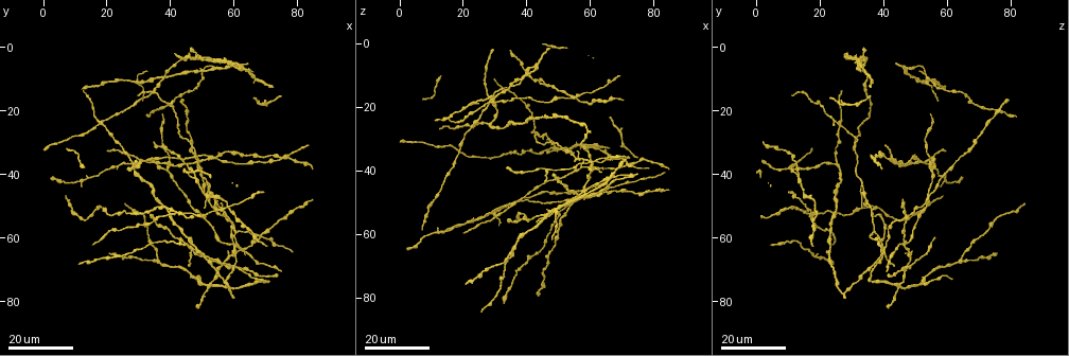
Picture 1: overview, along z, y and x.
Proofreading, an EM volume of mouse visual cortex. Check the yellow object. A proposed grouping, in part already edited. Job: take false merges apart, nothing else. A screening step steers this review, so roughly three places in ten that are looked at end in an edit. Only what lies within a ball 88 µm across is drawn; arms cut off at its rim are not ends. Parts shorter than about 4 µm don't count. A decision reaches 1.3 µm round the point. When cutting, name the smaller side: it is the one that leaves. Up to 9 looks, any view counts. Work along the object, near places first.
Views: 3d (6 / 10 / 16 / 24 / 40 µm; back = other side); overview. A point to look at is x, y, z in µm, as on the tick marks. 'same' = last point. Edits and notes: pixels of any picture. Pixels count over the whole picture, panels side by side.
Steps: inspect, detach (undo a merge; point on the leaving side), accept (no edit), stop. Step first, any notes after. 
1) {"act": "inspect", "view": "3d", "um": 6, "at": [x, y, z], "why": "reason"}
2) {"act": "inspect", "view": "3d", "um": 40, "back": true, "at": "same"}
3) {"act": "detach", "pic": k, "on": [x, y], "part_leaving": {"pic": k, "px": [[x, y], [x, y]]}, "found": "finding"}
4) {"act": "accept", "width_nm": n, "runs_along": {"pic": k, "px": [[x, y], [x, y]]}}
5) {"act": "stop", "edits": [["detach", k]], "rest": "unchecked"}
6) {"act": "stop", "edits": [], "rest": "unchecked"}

{"act": "inspect", "view": "3d", "um": 16, "at": [22, 37, 56], "why": "two arms in line, one across"}

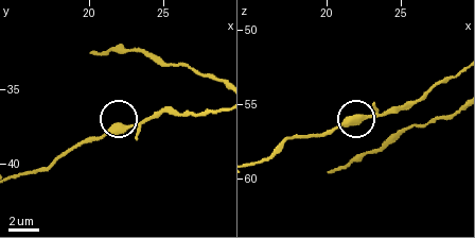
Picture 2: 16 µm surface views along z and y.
{"act": "inspect", "view": "3d", "um": 6, "at": [22.8, 37.4, 55.8]}

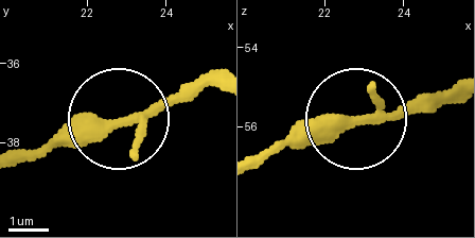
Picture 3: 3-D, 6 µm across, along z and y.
{"act": "accept", "runs_along": {"pic": 3, "px": [[456, 82], [375, 119], [304, 125], [267, 149]]}, "found": "continuous, no second neuron"}

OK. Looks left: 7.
{"act": "inspect", "view": "3d", "um": 16, "at": [18, 23, 26]}

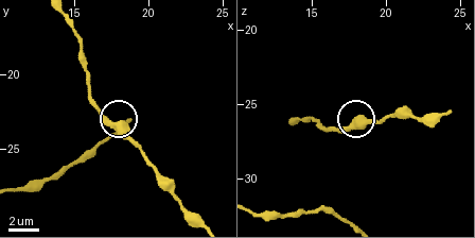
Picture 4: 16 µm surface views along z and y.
{"act": "inspect", "view": "3d", "um": 10, "at": [17.2, 23.2, 26.8]}

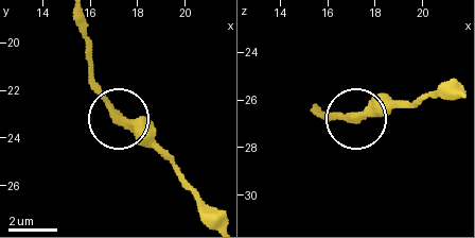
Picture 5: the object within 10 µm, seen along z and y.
{"act": "accept", "runs_along": {"pic": 5, "px": [[214, 209], [123, 124], [89, 71]]}, "found": "all the same neuron"}

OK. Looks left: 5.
{"act": "inspect", "view": "3d", "um": 16, "at": [47, 42, 14], "why": "small branch off a trunk"}

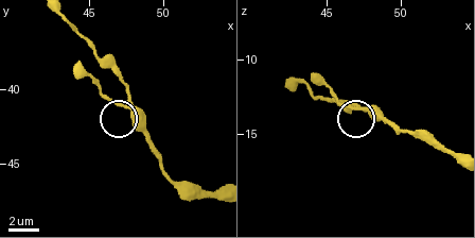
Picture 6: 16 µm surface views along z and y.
{"act": "inspect", "view": "3d", "um": 10, "at": [47.4, 41.0, 13.4], "why": "closer look"}

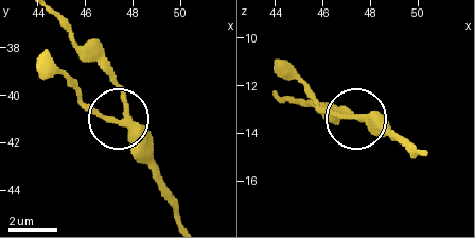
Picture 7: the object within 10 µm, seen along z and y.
{"act": "accept", "width_nm": 280, "found": "continuous, no second neuron"}

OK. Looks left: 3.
{"act": "inspect", "view": "3d", "um": 24, "at": [46, 63, 39], "why": "side arm on a straight run"}

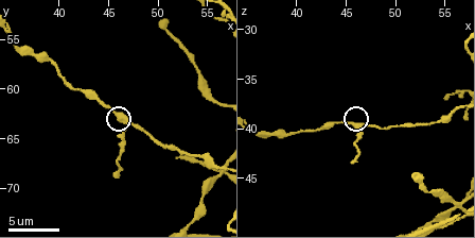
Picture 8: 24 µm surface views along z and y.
{"act": "inspect", "view": "3d", "um": 6, "at": [47.0, 63.4, 39.8]}

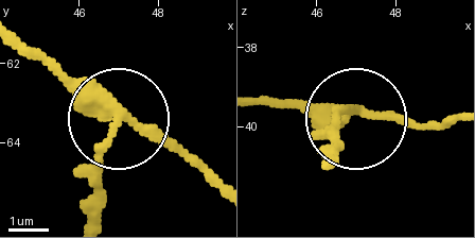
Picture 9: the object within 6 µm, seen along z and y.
{"act": "accept", "side_arm_um": 8, "runs_along": {"pic": 9, "px": [[213, 188], [126, 123], [102, 168], [102, 219]]}, "found": "all the same neuron"}

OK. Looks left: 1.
{"act": "stop", "edits": [], "rest": "unchecked"}

